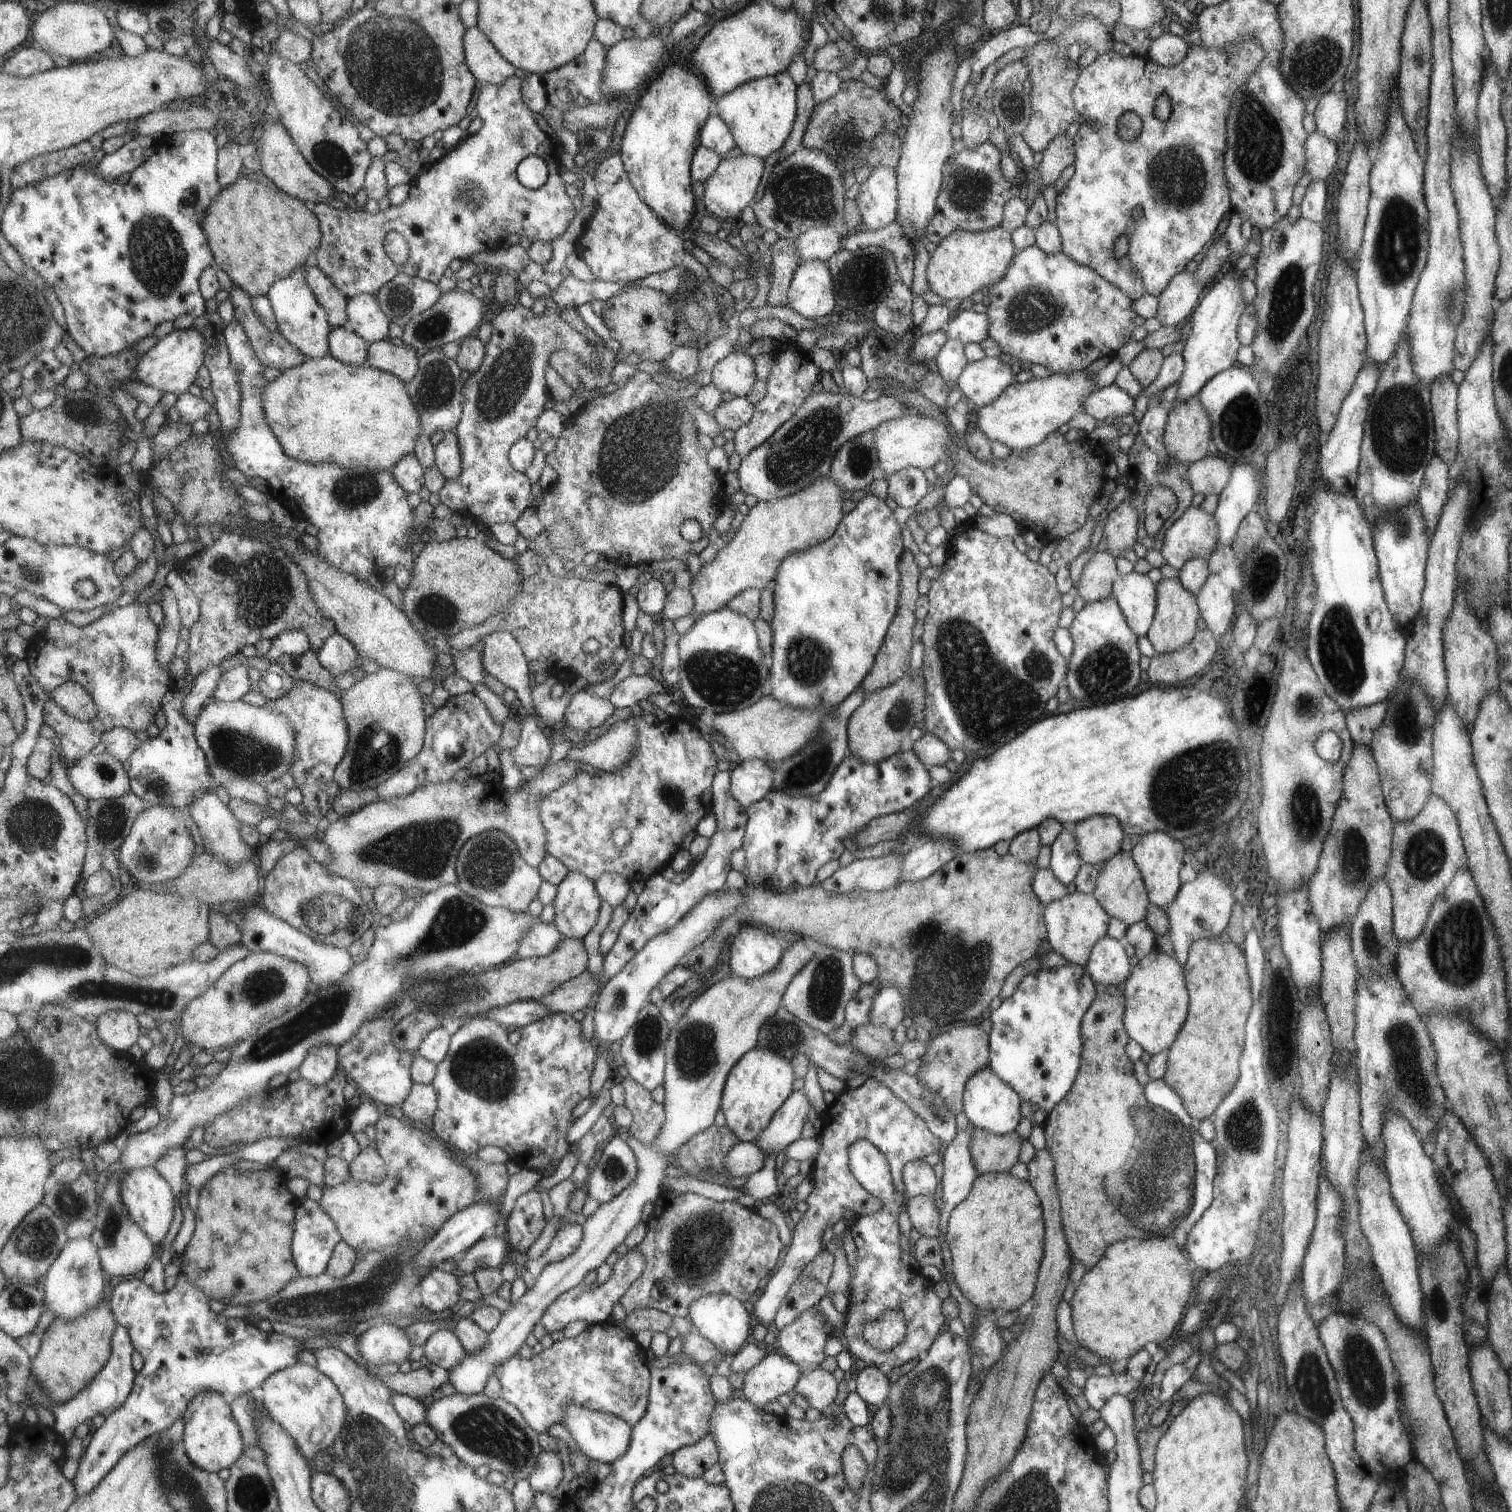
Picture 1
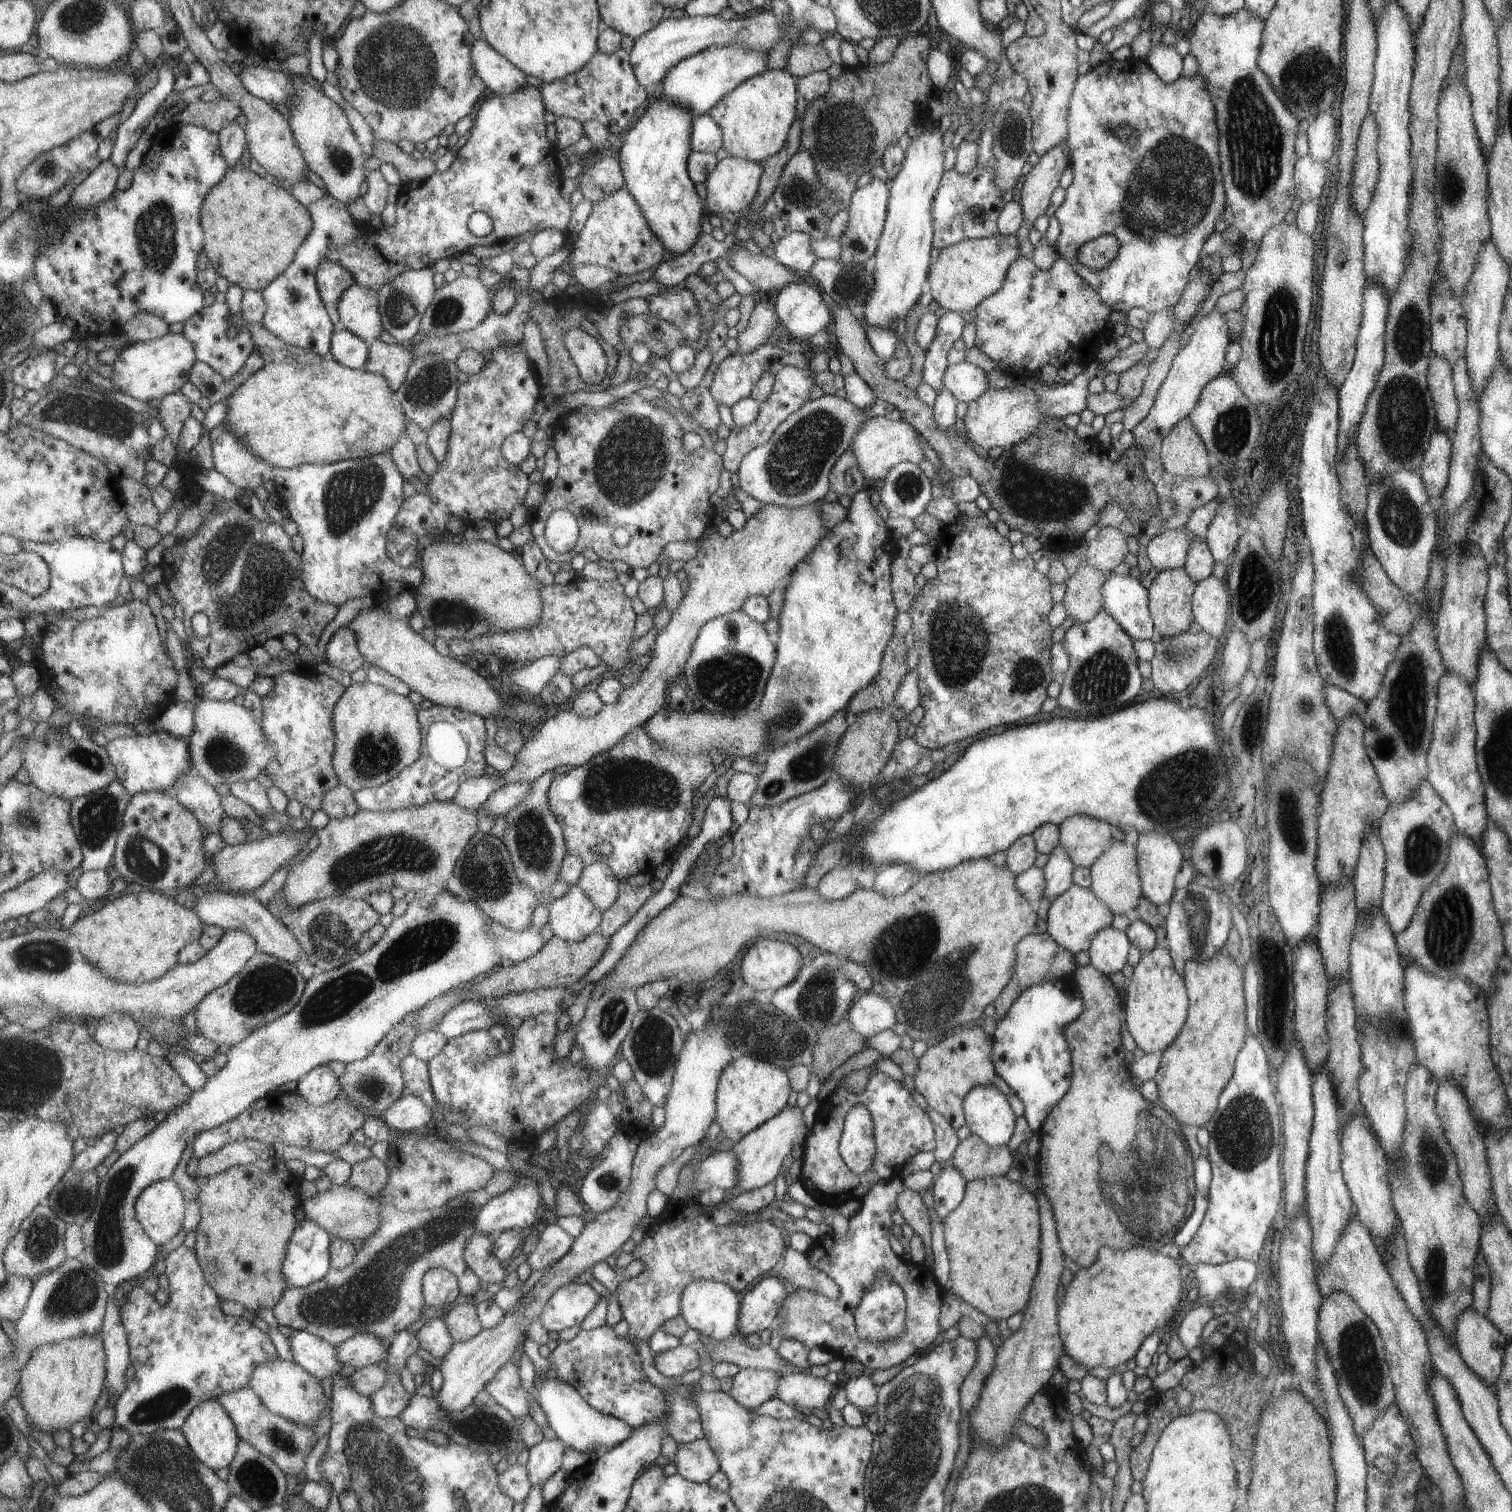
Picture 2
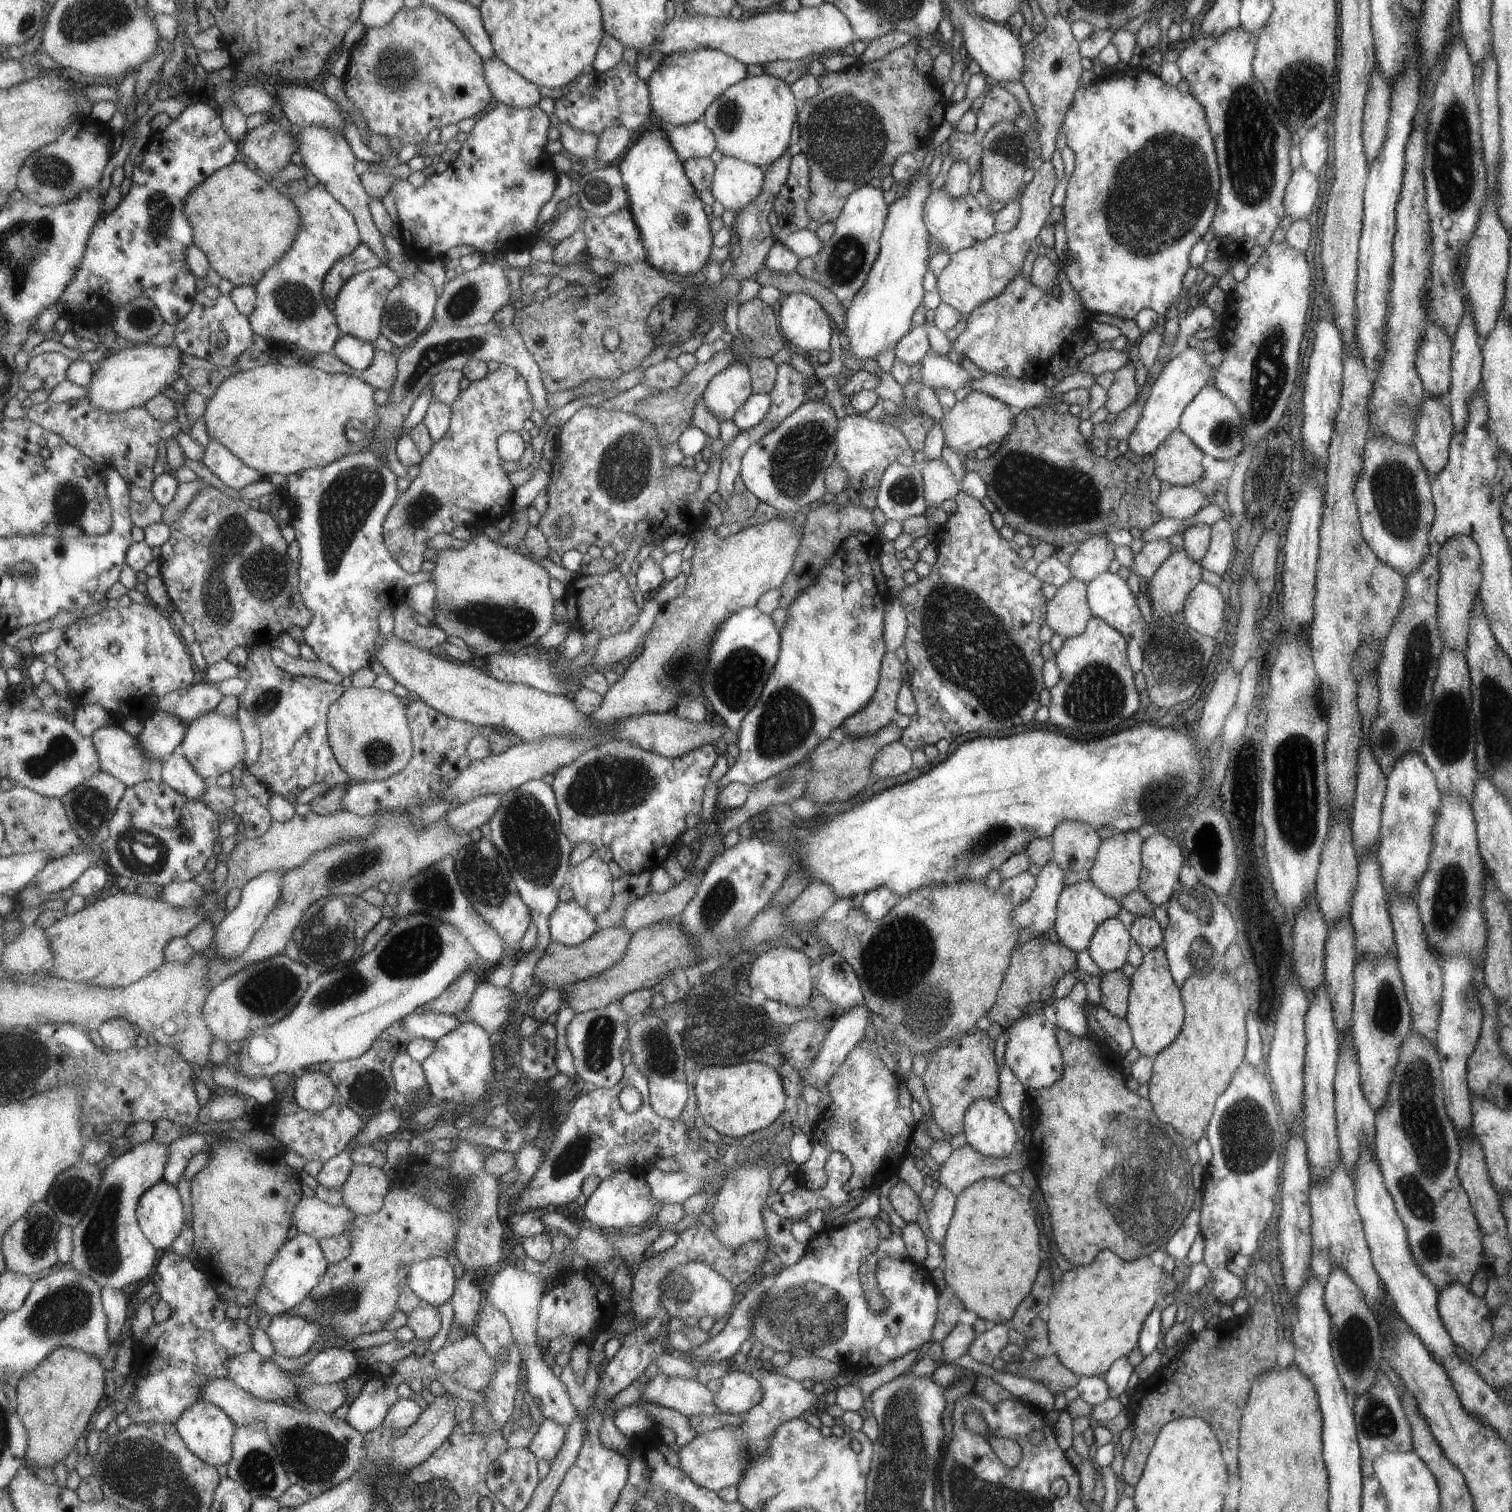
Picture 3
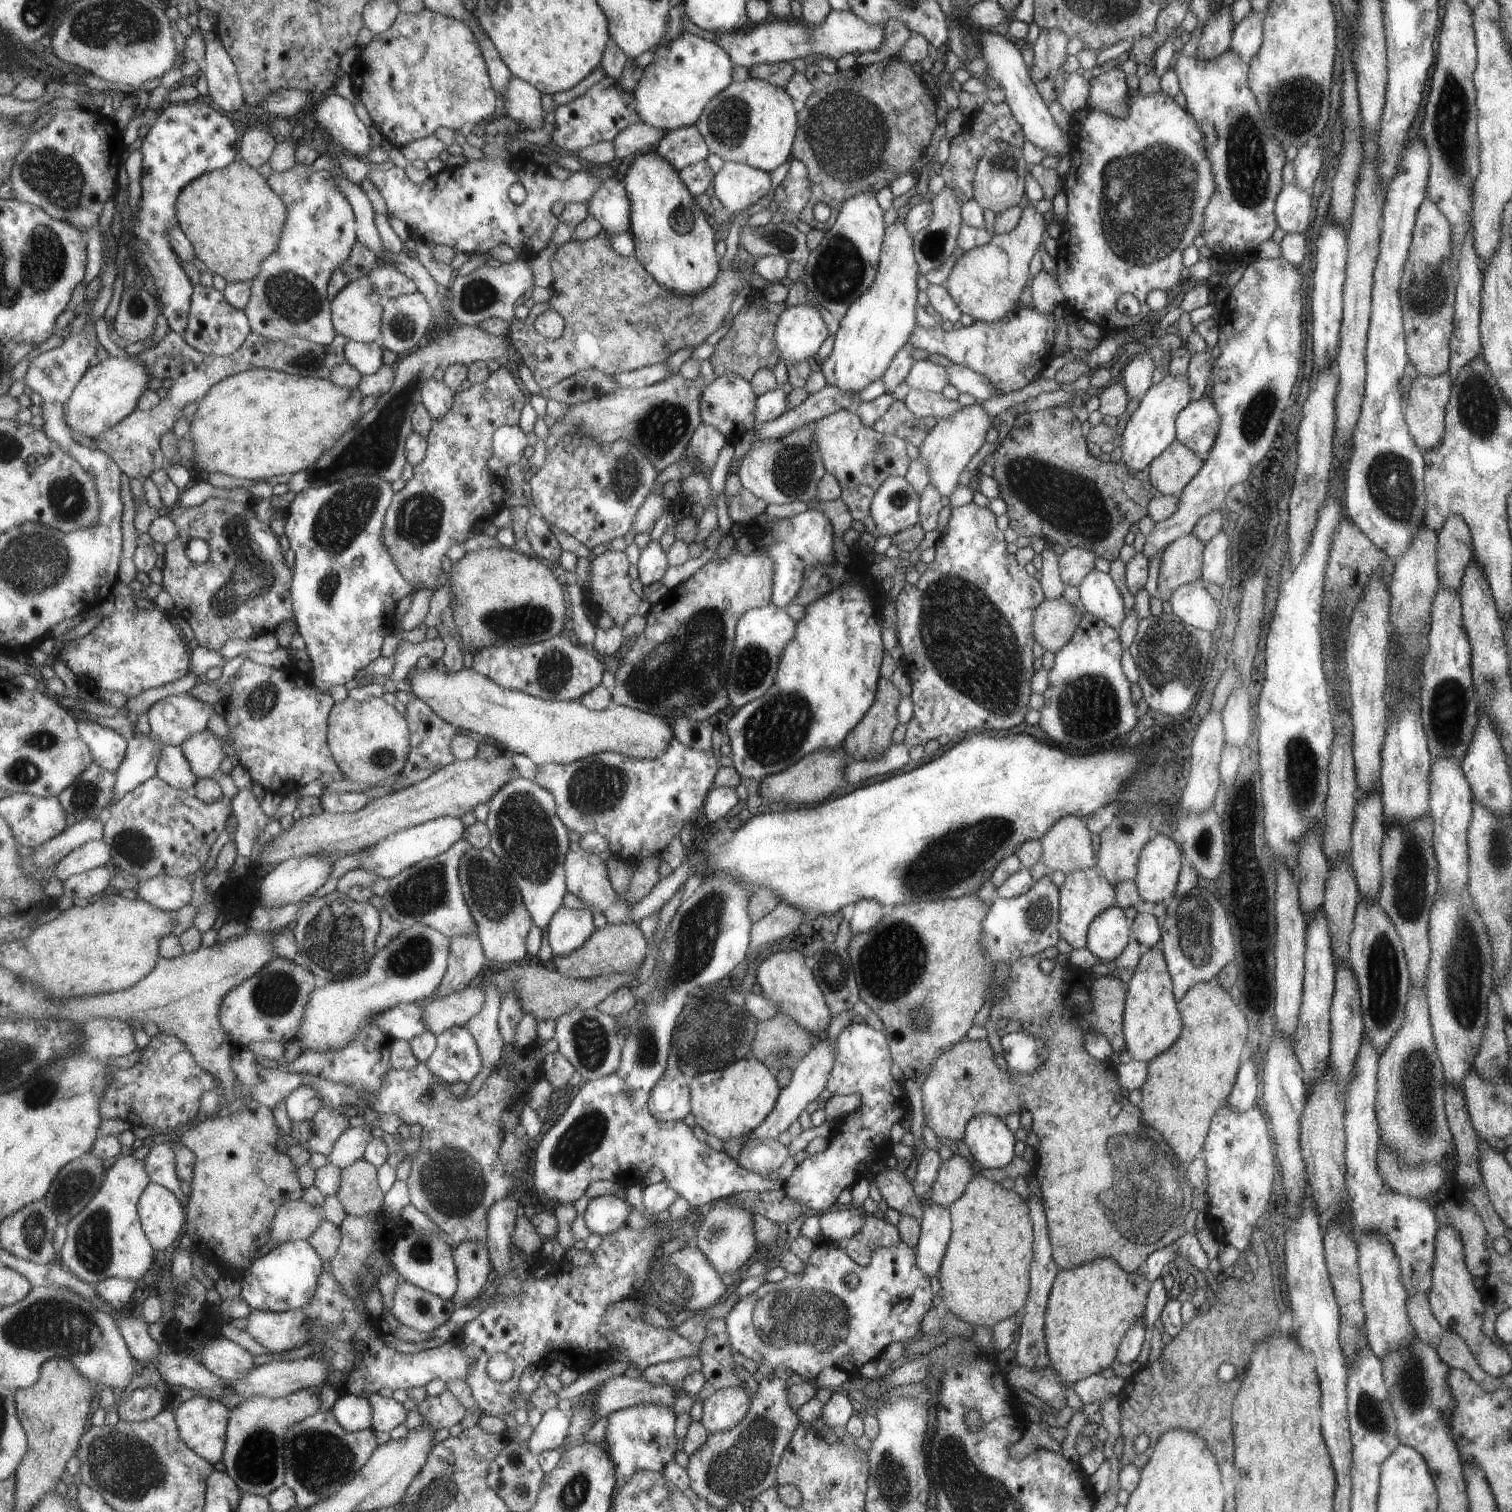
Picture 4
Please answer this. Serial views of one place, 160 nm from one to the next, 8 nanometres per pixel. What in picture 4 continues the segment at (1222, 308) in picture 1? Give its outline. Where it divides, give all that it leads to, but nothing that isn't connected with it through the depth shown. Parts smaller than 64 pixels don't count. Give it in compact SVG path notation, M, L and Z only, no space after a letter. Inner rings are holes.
M1167 373L1162 380L1152 385L1143 394L1139 406L1135 408L1135 412L1131 414L1123 428L1119 461L1121 464L1125 464L1129 474L1145 470L1176 439L1176 417L1180 415L1181 411L1184 411L1188 404L1189 384L1183 376L1171 376Z

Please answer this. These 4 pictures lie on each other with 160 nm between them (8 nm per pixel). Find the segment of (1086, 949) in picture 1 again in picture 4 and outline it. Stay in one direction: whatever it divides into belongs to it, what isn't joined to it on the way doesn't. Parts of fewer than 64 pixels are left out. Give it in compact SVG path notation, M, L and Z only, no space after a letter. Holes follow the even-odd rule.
M1097 868L1076 869L1064 874L1063 883L1058 887L1061 938L1073 949L1085 947L1089 924L1102 911L1115 906L1115 887L1098 872Z

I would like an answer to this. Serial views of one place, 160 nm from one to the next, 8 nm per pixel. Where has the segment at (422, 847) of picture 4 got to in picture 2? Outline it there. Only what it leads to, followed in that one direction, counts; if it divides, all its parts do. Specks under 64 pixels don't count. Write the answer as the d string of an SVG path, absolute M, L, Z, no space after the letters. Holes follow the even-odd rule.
M509 783L501 790L494 792L484 804L481 814L490 814L493 817L506 817L522 800L525 800L532 790L532 783Z

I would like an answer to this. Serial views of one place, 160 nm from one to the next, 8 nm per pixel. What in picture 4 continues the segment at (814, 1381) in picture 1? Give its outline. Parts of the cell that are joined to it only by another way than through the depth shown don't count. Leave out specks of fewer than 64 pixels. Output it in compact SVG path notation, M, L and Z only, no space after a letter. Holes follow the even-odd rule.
M771 1374L757 1376L758 1390L744 1419L730 1430L709 1433L707 1440L688 1456L686 1472L692 1492L709 1506L724 1510L729 1502L750 1503L773 1486L776 1468L799 1424L789 1405L783 1380Z

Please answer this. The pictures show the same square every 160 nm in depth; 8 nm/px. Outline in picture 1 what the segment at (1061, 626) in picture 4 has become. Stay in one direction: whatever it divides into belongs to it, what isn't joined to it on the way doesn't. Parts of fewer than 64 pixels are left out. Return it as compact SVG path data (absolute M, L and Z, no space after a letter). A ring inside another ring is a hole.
M1109 551L1095 552L1082 568L1079 584L1072 593L1081 597L1084 604L1103 600L1112 594L1112 584L1120 575Z

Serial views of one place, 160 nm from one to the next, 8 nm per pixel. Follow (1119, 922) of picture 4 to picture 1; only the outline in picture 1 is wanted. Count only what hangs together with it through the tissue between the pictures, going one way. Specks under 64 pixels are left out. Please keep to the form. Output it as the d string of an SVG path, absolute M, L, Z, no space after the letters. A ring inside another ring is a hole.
M1108 936L1097 940L1091 947L1084 967L1094 983L1104 985L1119 984L1127 979L1131 972L1123 944Z

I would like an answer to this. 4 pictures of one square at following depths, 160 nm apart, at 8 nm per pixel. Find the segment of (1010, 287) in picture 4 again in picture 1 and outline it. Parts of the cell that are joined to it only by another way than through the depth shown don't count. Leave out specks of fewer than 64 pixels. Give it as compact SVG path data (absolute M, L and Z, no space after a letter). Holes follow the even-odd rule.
M1063 133L1055 135L1041 152L1041 162L1035 168L1040 174L1042 184L1038 194L1041 193L1044 186L1049 186L1055 182L1061 174L1061 170L1074 161L1073 146L1067 140L1067 136L1063 136ZM999 225L984 231L952 230L940 240L931 252L925 268L928 290L945 300L959 298L967 301L977 290L987 290L991 284L1003 278L1014 258L1016 250L1011 244L1009 230Z

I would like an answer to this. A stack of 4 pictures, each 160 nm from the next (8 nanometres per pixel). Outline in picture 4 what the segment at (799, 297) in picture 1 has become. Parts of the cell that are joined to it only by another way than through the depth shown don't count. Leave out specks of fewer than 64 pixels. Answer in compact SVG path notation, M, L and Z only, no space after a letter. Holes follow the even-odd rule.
M789 306L776 324L773 344L785 365L797 364L813 356L825 338L827 328L813 306Z

